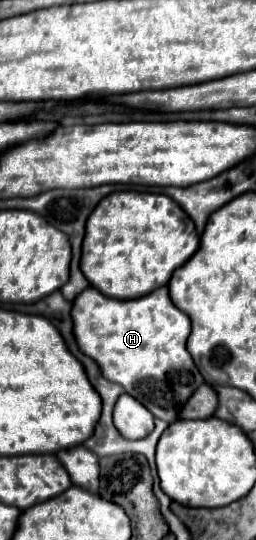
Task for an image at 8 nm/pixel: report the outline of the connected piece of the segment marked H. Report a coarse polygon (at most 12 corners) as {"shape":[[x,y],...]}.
{"shape":[[165,286],[73,300],[79,350],[155,418],[203,384]]}

